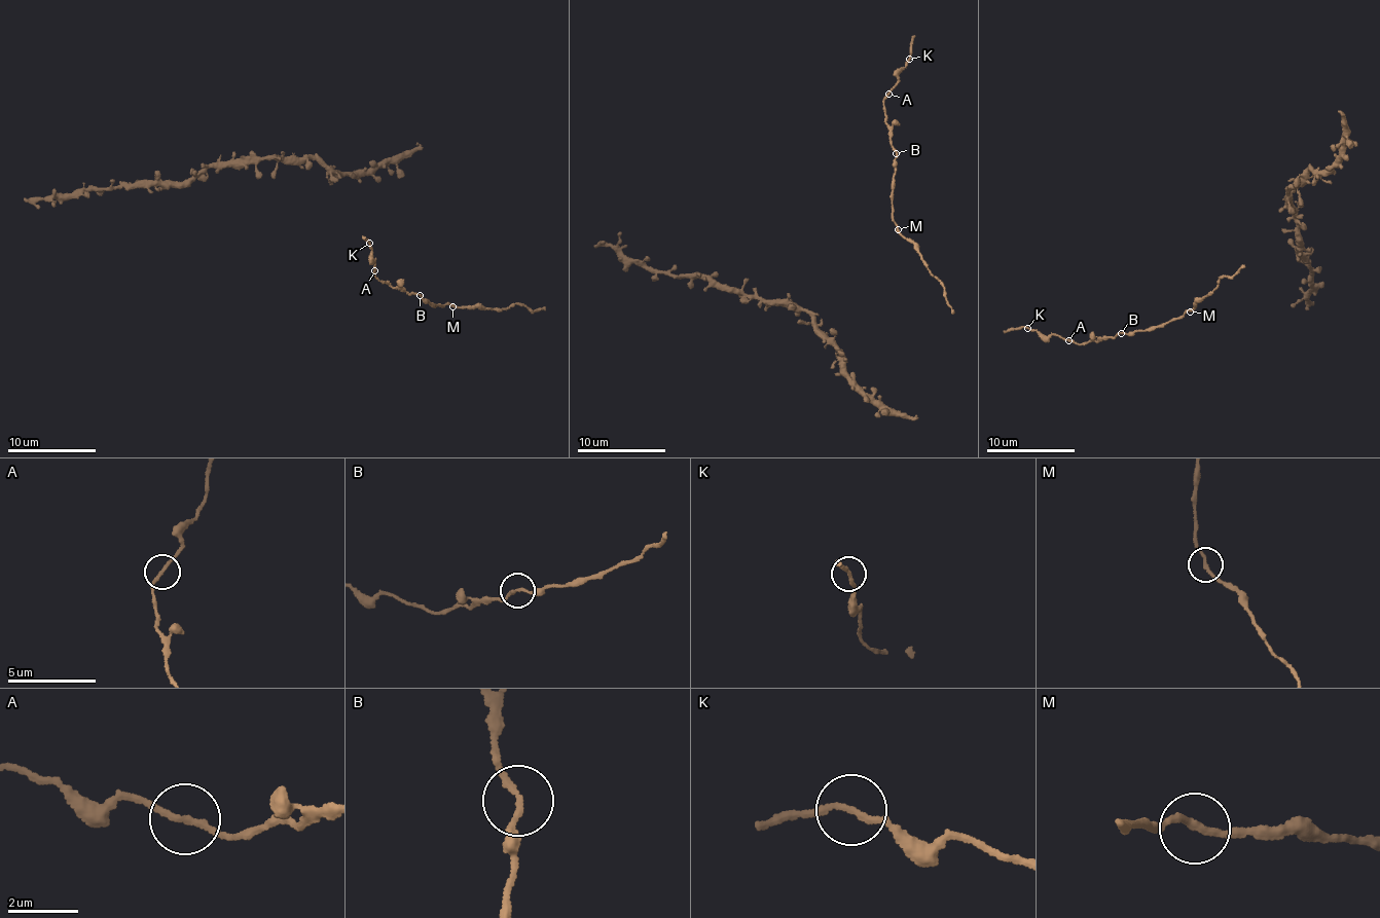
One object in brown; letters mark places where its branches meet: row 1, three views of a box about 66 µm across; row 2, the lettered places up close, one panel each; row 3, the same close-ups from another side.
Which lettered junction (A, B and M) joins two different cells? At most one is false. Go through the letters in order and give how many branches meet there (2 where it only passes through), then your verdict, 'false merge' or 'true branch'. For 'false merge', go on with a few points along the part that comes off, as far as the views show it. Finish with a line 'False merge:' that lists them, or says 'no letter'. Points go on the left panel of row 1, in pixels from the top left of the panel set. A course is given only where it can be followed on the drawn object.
A: 2 branches meet; true branch
B: 2 branches meet; true branch
M: 2 branches meet; true branch
False merge: no letter

